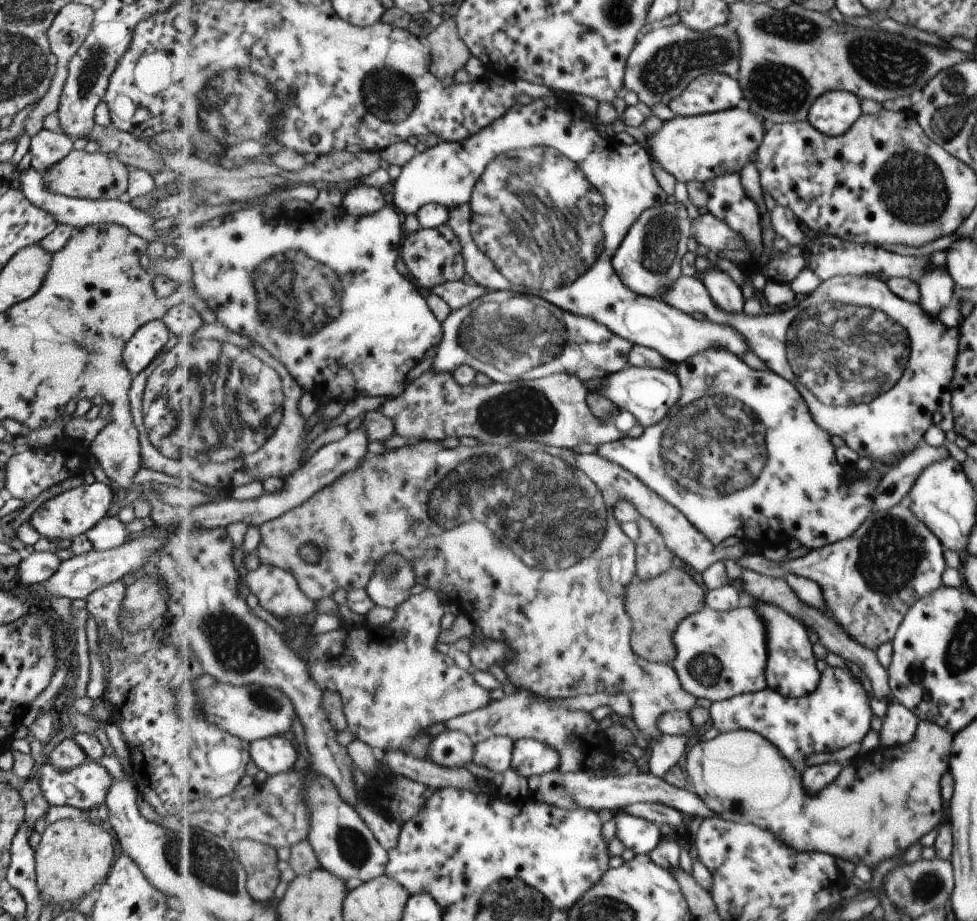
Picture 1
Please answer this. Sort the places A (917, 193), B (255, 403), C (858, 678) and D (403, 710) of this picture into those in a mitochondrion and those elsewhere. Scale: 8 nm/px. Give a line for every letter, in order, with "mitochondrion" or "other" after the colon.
A: mitochondrion
B: mitochondrion
C: other
D: mitochondrion

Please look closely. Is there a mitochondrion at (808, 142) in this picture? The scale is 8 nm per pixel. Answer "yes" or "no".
no

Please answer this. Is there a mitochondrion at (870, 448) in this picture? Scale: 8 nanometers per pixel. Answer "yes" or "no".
no

